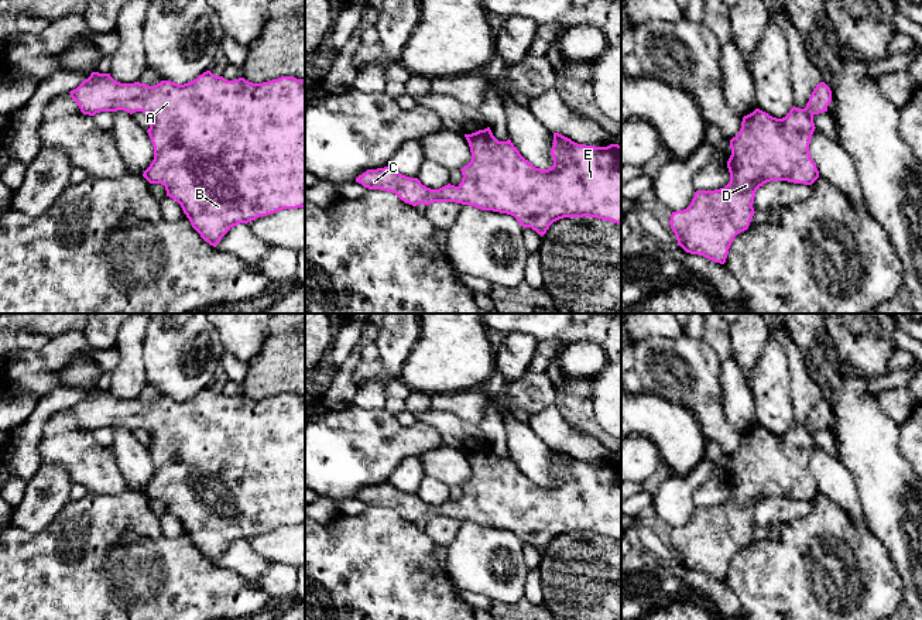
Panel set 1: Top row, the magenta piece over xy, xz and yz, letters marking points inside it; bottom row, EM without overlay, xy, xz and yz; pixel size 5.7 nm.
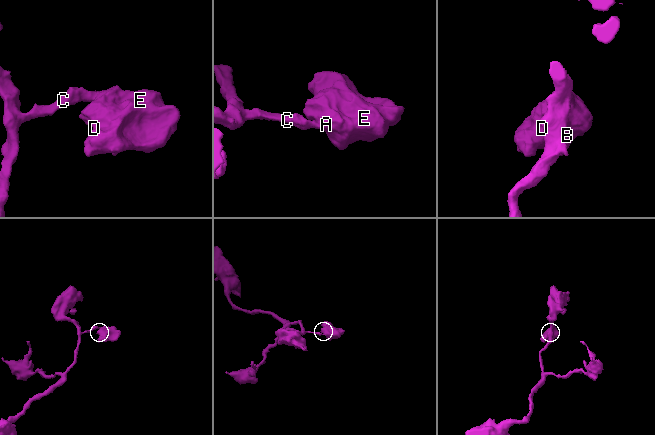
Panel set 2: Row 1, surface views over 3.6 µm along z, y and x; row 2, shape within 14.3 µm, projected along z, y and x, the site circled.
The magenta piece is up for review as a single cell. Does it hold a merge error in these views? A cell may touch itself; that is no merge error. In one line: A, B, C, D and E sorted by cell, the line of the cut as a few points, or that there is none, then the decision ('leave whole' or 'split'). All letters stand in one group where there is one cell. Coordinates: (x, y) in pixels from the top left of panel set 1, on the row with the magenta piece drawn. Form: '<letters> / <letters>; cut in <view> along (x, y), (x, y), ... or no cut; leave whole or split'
A B C D E; no cut; leave whole

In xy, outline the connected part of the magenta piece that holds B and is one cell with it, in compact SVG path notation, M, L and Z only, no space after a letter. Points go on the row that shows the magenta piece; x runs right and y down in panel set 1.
M206 71L184 85L161 81L148 86L120 83L110 73L92 72L69 93L83 114L124 110L148 116L154 160L143 177L150 184L162 184L167 196L181 205L192 227L213 247L233 226L282 209L305 208L305 79L281 76L253 83L244 78L226 81Z

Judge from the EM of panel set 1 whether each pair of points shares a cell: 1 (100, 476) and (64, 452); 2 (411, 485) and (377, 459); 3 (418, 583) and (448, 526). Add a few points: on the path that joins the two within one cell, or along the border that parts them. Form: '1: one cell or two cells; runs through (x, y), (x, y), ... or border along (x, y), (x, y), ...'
1: one cell; runs through (92, 468), (72, 452)
2: two cells; border along (418, 454), (407, 456), (386, 482)
3: two cells; border along (422, 530), (436, 544)

